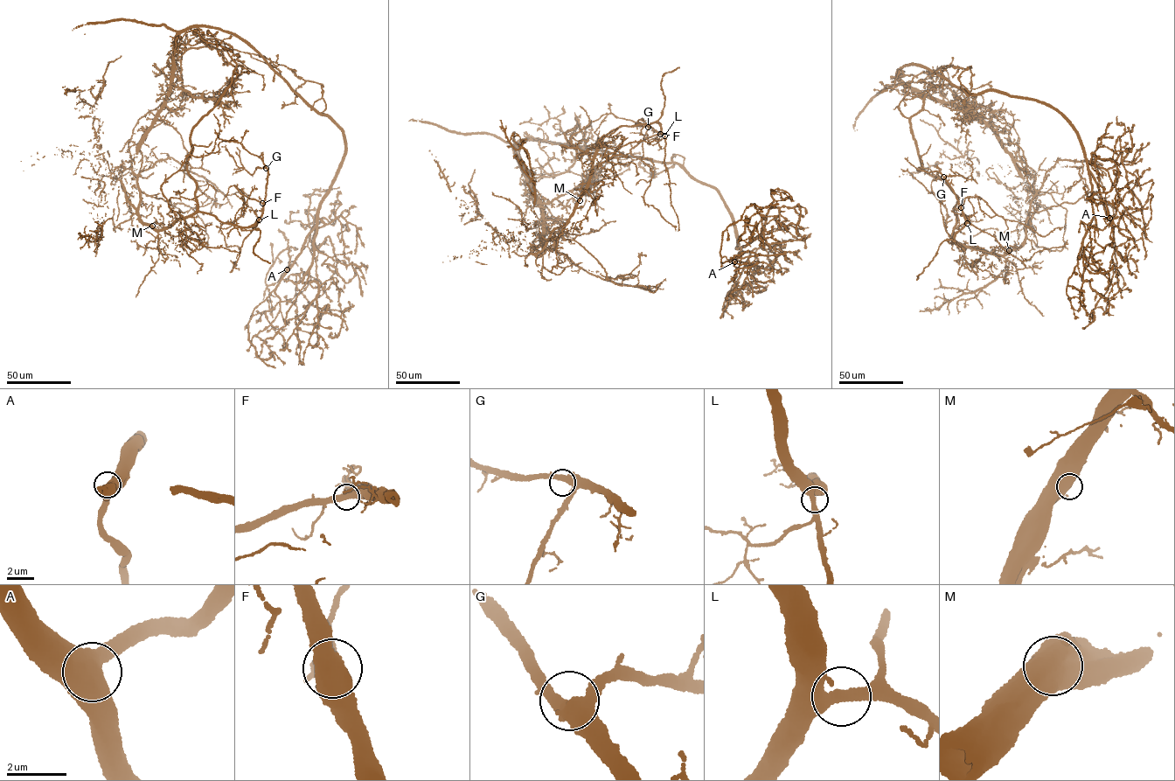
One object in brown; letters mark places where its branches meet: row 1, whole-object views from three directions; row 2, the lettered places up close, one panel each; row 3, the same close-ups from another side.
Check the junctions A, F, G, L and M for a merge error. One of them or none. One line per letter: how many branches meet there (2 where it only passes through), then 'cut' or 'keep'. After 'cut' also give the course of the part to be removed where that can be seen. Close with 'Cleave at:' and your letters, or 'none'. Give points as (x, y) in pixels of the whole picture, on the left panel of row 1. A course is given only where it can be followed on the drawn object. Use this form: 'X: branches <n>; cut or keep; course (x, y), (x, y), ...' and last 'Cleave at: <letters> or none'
A: branches 2; keep
F: branches 2; keep
G: branches 2; keep
L: branches 2; keep
M: branches 2; cut; course (152, 226), (196, 211), (187, 170), (192, 129), (237, 75), (219, 50), (182, 55), (183, 86), (196, 89)
Cleave at: M

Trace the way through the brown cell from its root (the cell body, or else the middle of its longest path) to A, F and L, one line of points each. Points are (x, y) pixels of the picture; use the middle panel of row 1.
A: (551, 176), (570, 171), (592, 177), (613, 156), (683, 165), (715, 189), (728, 211), (742, 247), (734, 261)
F: (551, 176), (582, 150), (578, 125), (565, 135), (580, 158), (621, 127), (657, 122), (660, 134)
L: (551, 176), (582, 150), (578, 125), (565, 135), (580, 158), (621, 127), (657, 122), (664, 135)

